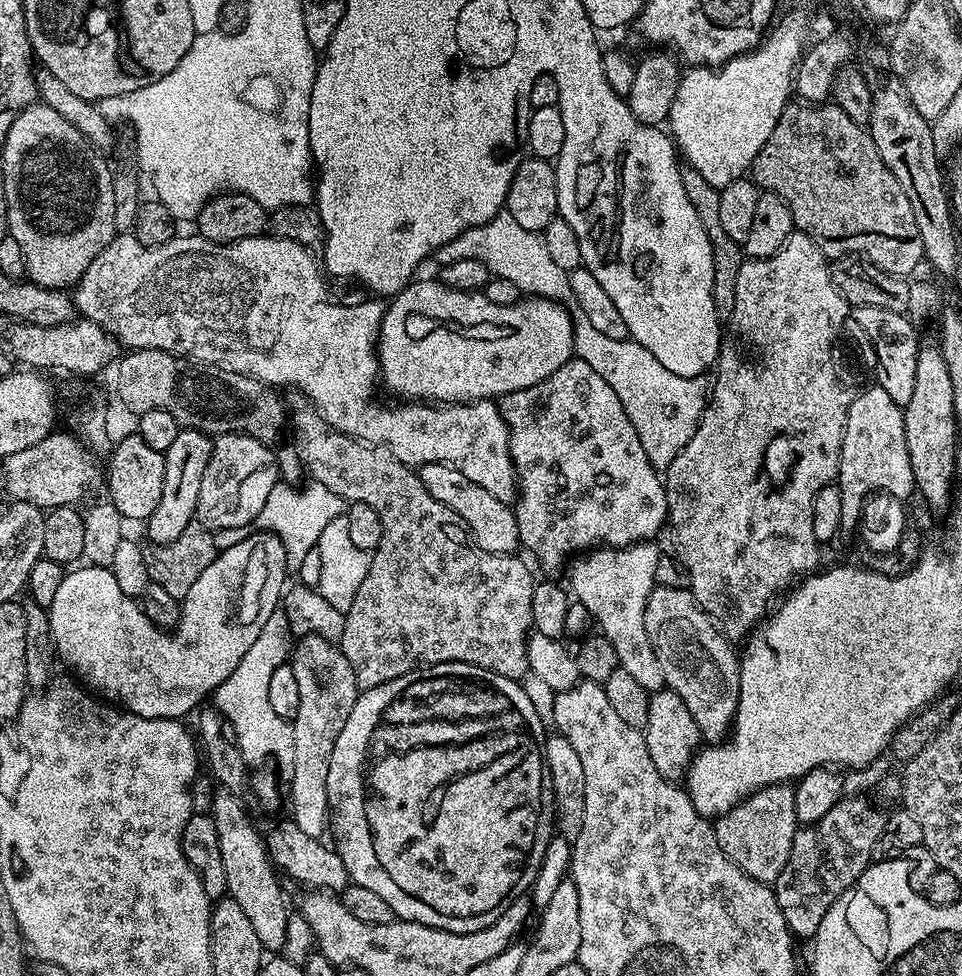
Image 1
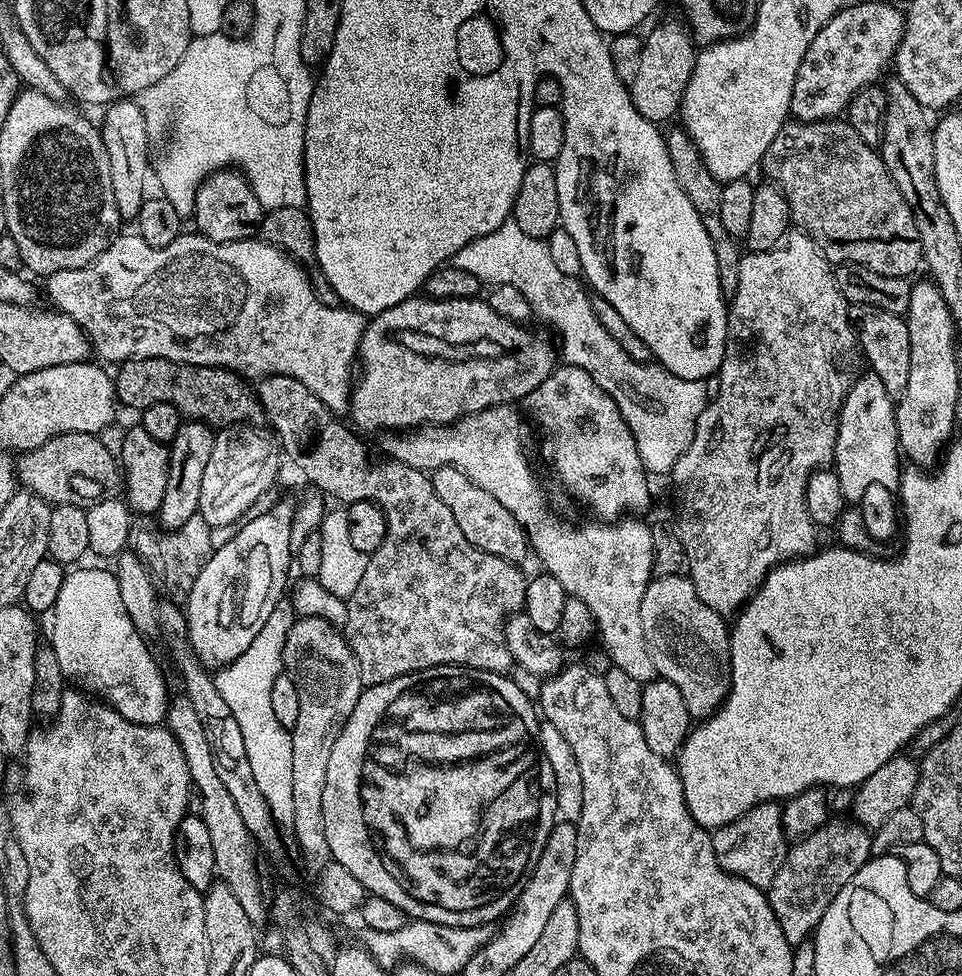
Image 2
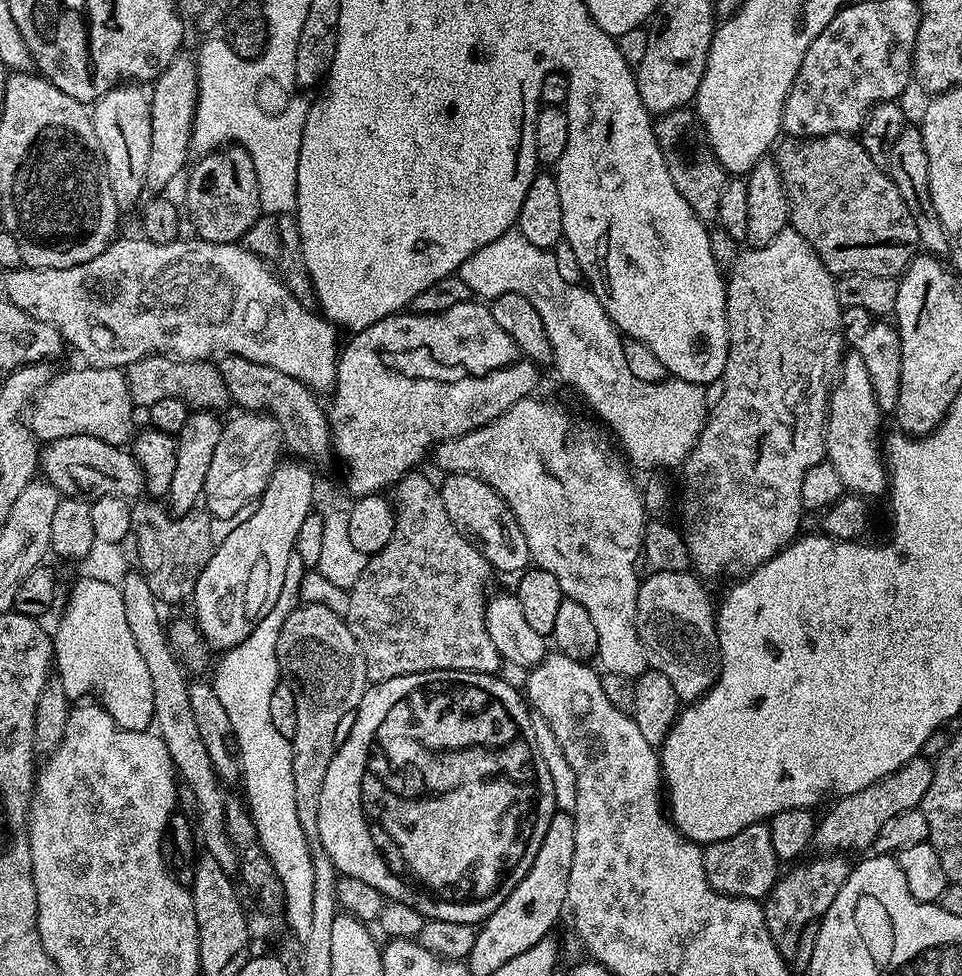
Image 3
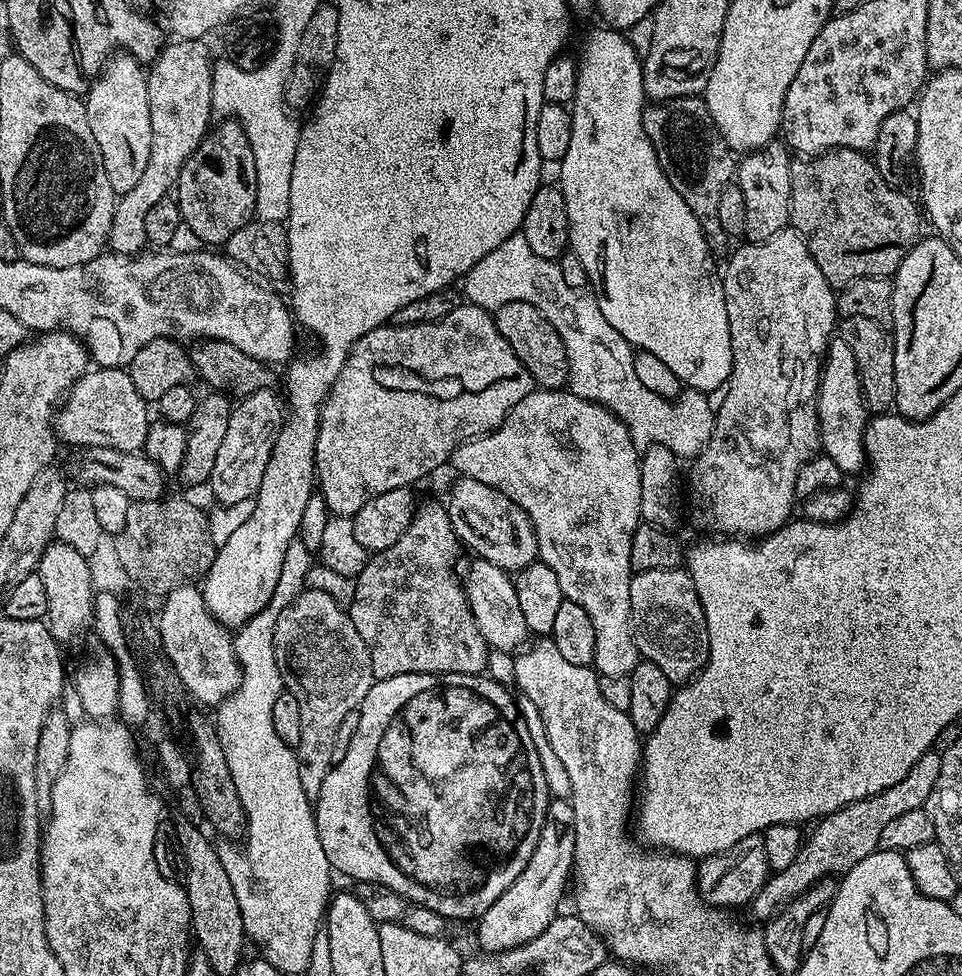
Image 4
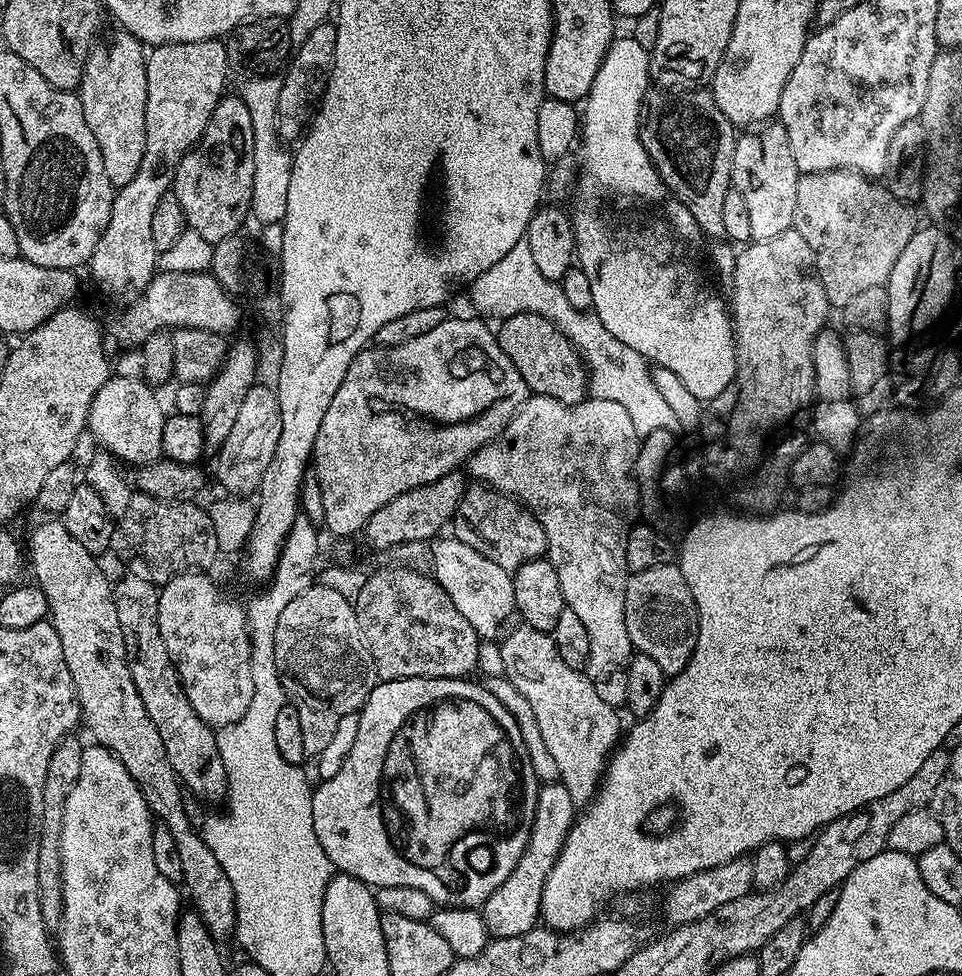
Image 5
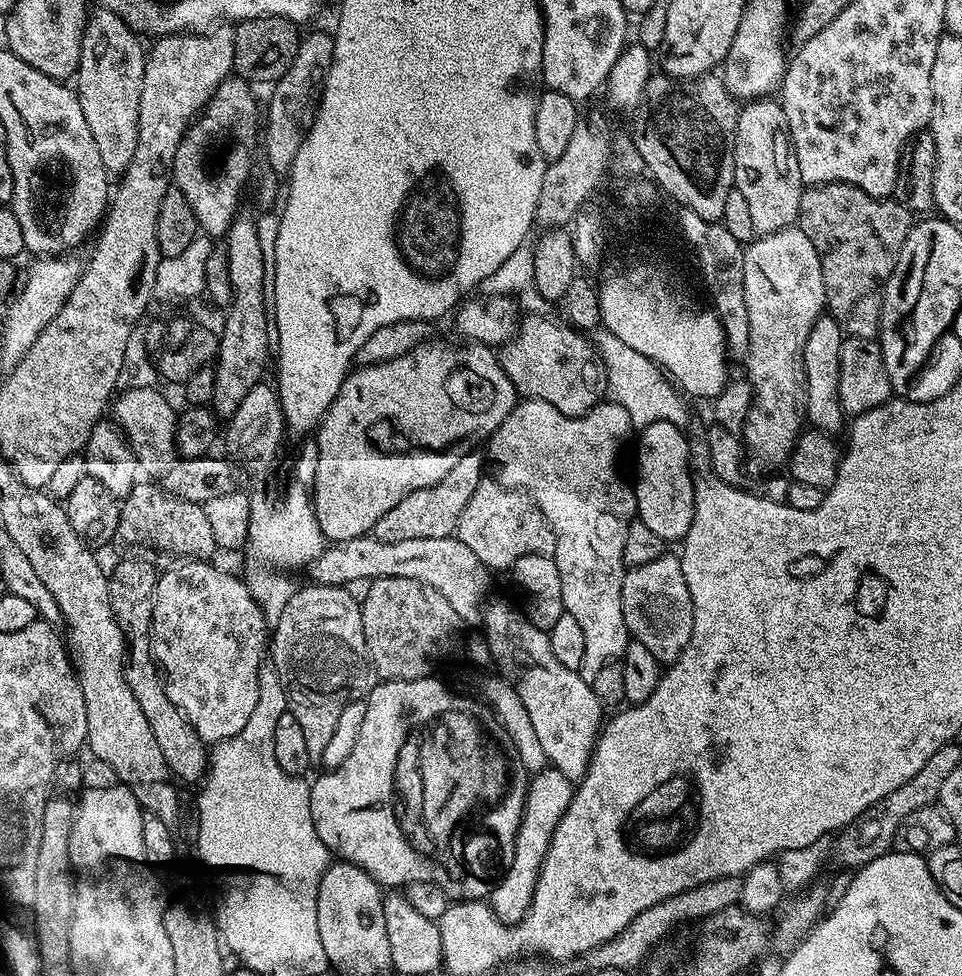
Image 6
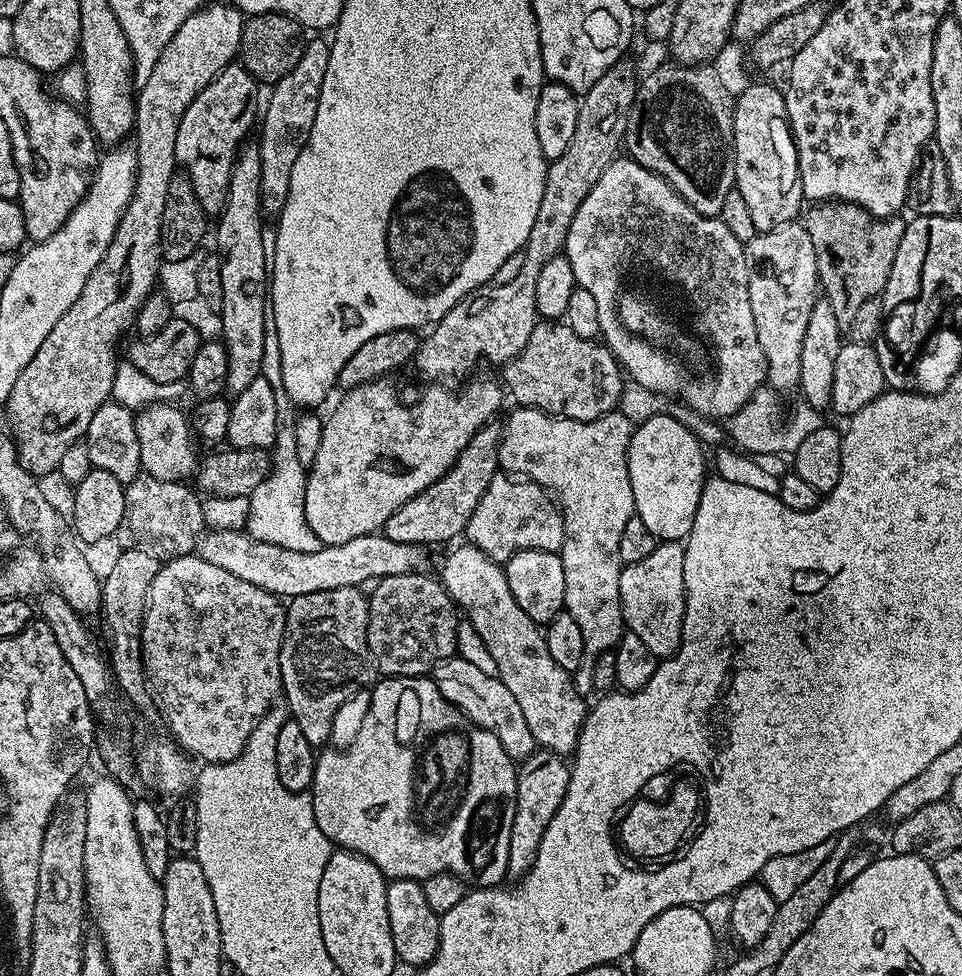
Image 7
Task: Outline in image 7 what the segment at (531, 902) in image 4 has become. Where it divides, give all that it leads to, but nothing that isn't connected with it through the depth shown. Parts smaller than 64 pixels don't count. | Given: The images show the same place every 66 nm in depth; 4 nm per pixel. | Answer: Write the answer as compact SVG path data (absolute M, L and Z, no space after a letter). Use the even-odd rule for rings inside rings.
M537 750L530 758L519 761L516 769L516 801L514 802L514 822L510 822L510 858L508 876L522 878L534 866L538 846L542 846L542 834L550 826L550 818L558 814L562 798L570 786L572 773L569 761L557 752Z

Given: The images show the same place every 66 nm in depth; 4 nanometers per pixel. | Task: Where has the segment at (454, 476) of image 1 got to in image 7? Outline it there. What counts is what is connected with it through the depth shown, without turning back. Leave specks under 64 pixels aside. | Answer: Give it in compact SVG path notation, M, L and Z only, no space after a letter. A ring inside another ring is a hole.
M497 474L490 478L490 486L486 486L482 502L478 502L478 506L474 506L474 514L470 514L466 540L501 566L522 550L559 552L564 544L564 513L548 489L540 484Z

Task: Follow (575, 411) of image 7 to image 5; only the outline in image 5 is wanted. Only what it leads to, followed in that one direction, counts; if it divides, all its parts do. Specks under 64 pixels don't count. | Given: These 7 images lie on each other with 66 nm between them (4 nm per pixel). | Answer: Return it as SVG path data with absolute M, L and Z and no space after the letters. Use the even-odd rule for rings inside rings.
M533 312L505 317L497 327L497 340L503 352L517 367L531 393L579 404L587 395L587 369L579 352L549 319Z

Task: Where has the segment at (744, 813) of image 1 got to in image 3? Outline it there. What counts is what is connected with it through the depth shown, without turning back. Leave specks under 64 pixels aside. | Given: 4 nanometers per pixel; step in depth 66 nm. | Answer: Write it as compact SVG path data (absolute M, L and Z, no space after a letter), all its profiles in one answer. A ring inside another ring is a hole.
M764 822L746 826L746 830L738 830L738 834L704 848L706 878L715 892L725 892L727 896L763 901L777 882L776 867L772 832Z

